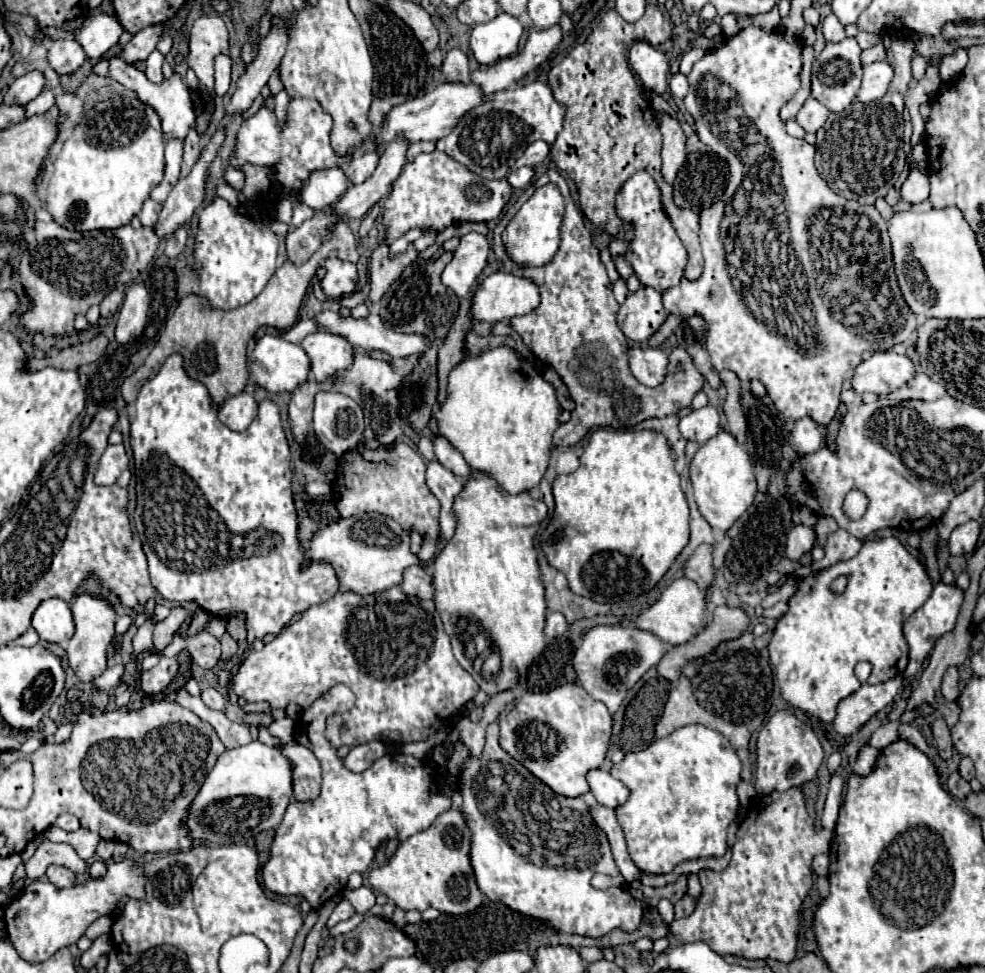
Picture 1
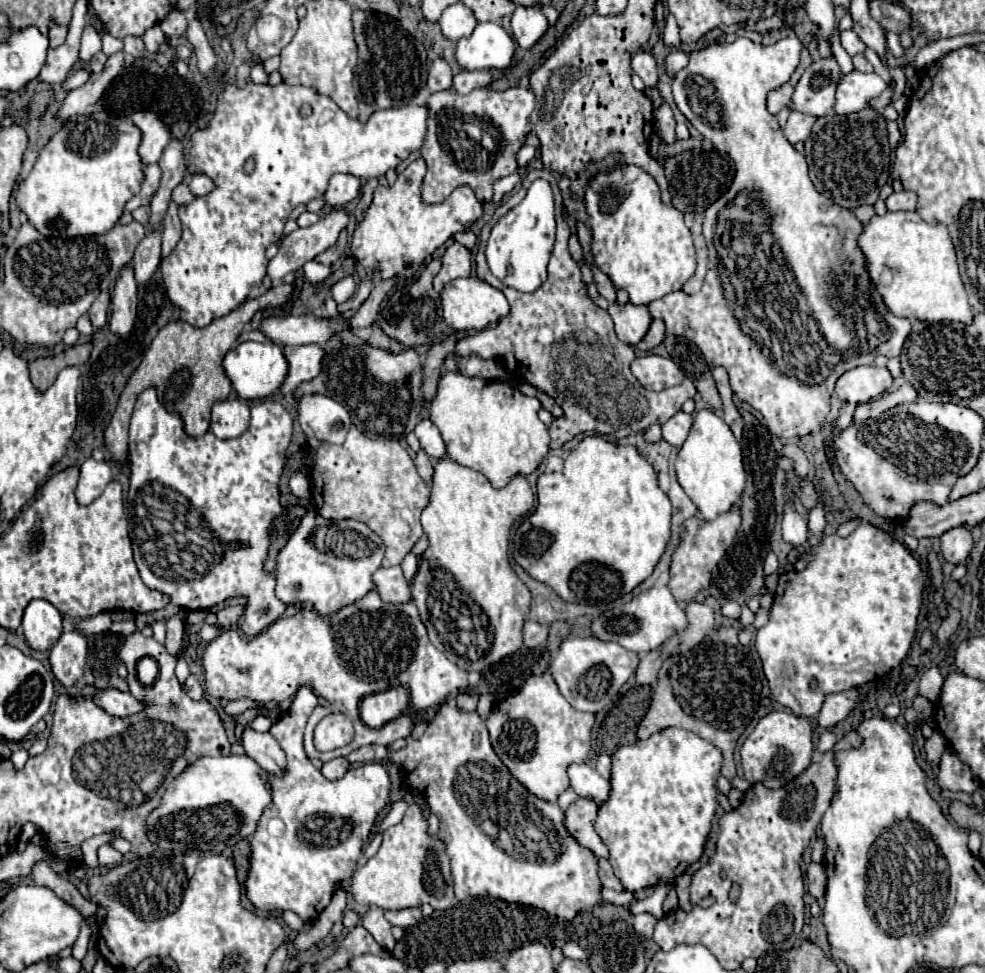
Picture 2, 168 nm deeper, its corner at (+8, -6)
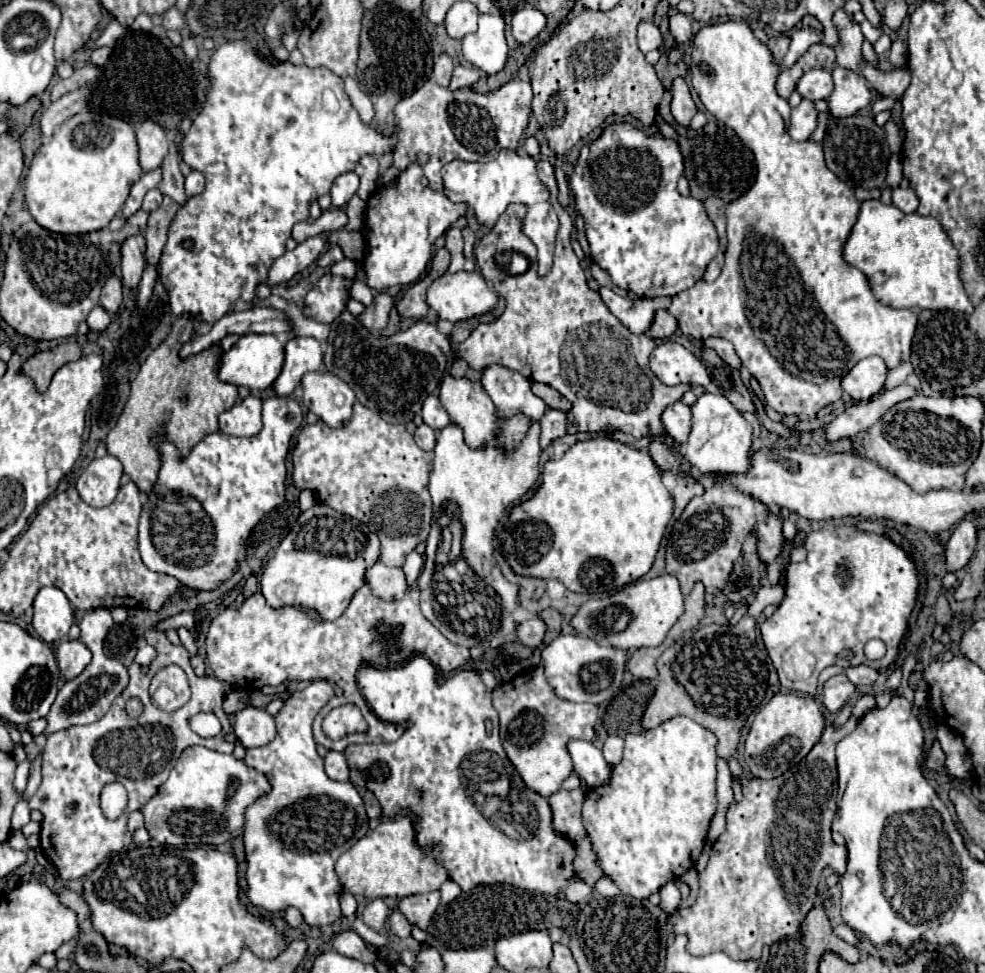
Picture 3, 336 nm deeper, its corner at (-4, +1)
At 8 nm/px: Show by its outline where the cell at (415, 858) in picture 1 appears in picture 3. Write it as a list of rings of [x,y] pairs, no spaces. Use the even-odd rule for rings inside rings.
[[[407,815],[381,823],[375,831],[359,839],[347,853],[339,857],[335,871],[341,879],[343,891],[363,895],[367,899],[391,897],[399,901],[409,895],[437,891],[449,879],[445,865],[437,859],[429,859],[417,845],[415,823]]]

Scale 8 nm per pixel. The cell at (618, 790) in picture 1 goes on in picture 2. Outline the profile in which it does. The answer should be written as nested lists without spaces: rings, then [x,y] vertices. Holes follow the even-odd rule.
[[[571,764],[567,768],[571,788],[581,796],[593,800],[597,806],[609,798],[609,780],[601,778],[599,772],[587,764]]]

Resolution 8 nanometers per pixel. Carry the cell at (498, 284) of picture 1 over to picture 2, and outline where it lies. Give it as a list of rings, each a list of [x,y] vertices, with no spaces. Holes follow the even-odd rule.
[[[469,276],[469,278],[455,278],[455,282],[449,282],[441,290],[441,310],[443,310],[443,322],[453,330],[483,330],[495,324],[505,314],[509,314],[509,304],[503,292],[495,290],[477,276]]]

